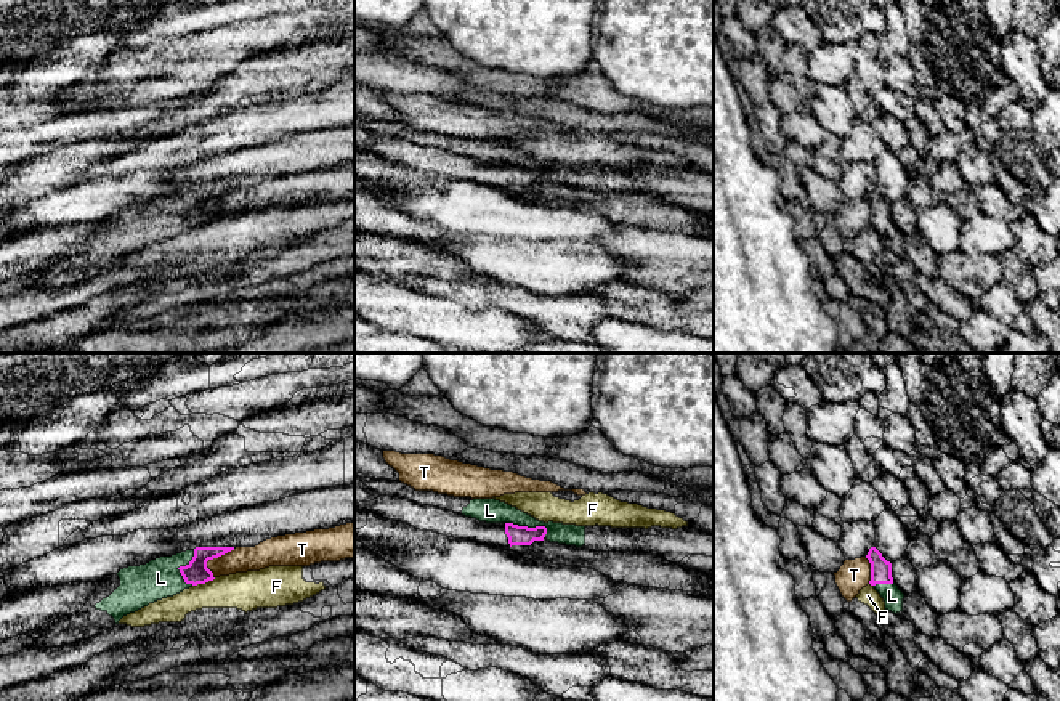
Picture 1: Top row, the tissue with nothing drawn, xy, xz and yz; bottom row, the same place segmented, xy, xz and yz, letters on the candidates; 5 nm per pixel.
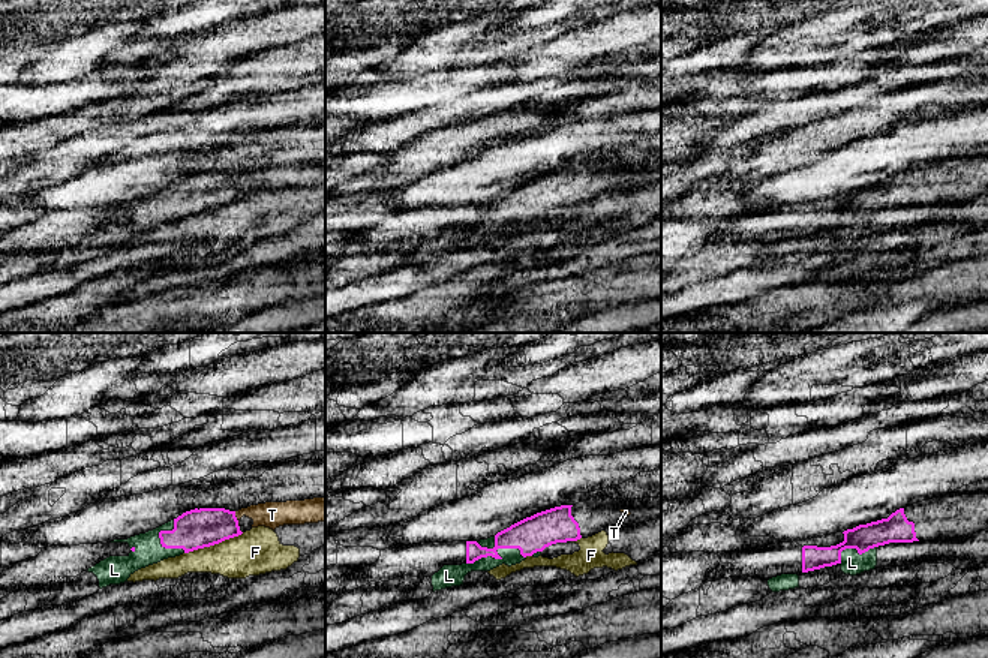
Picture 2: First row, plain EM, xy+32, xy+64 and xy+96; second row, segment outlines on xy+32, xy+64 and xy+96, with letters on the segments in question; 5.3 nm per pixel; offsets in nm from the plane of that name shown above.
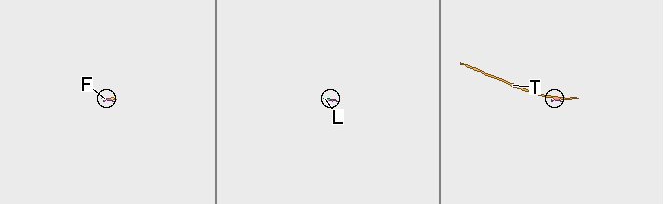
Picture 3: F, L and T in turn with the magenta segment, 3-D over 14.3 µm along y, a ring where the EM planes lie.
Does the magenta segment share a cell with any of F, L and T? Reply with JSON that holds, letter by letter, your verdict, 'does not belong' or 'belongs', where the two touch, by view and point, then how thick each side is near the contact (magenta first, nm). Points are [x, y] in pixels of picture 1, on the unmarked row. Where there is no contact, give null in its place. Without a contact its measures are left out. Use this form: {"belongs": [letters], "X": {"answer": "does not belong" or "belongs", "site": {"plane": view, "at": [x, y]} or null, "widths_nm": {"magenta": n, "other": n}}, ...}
{"belongs": ["L"], "F": {"answer": "does not belong", "site": {"plane": "xy", "at": [204, 223]}, "widths_nm": {"magenta": 120, "other": 190}}, "L": {"answer": "belongs", "site": {"plane": "xz", "at": [526, 167]}, "widths_nm": {"magenta": 100, "other": 120}}, "T": {"answer": "does not belong", "site": {"plane": "xy", "at": [212, 199]}, "widths_nm": {"magenta": 120, "other": 130}}}

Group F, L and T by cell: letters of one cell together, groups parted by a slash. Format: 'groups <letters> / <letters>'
groups F / L / T

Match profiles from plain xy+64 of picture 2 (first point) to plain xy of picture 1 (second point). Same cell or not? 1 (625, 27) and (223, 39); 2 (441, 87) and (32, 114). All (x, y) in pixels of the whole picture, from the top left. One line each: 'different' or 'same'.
1: same
2: same

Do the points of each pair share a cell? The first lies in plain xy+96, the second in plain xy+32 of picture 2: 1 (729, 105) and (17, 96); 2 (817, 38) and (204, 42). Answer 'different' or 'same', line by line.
1: same
2: different

